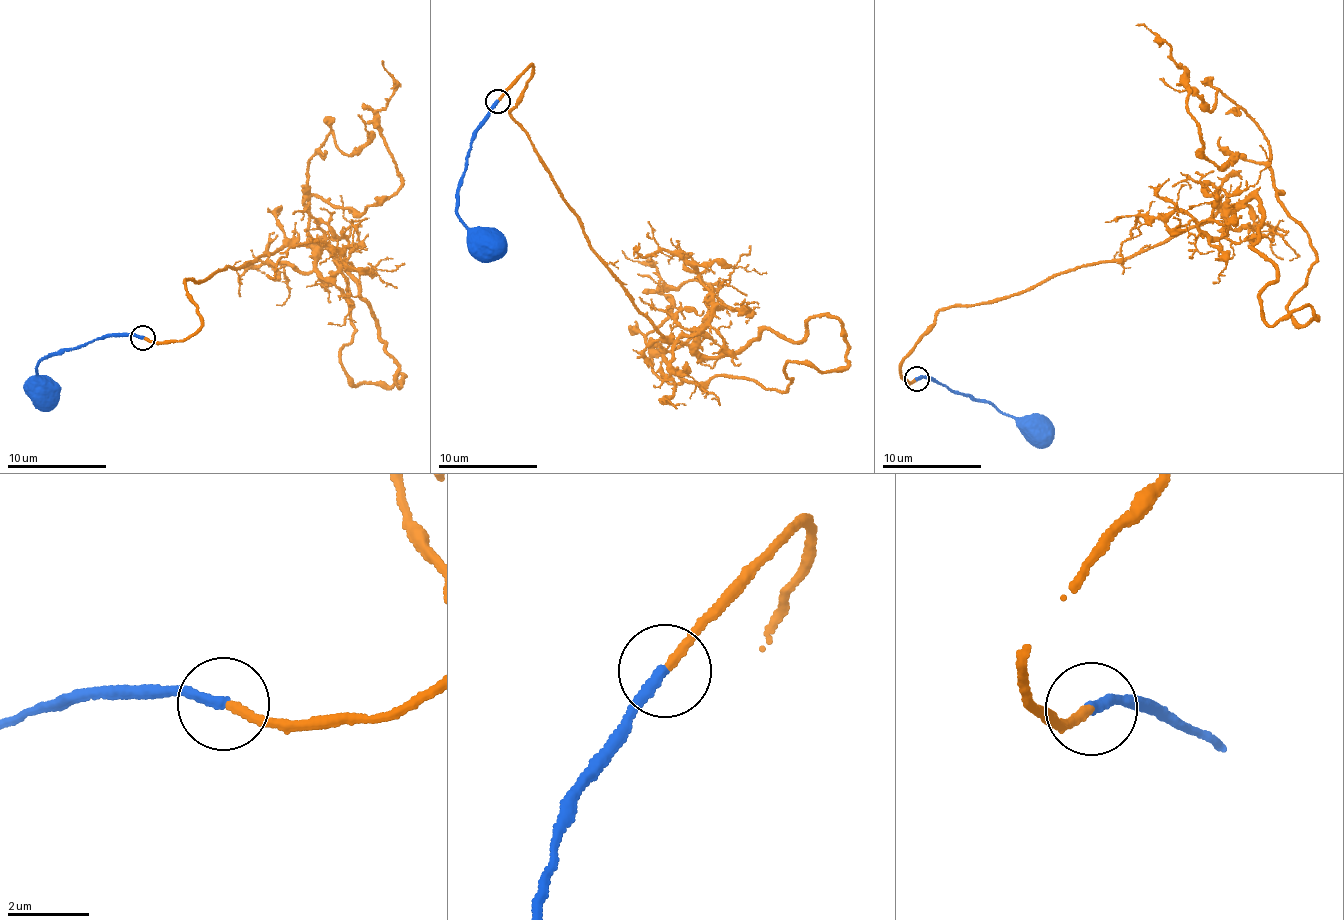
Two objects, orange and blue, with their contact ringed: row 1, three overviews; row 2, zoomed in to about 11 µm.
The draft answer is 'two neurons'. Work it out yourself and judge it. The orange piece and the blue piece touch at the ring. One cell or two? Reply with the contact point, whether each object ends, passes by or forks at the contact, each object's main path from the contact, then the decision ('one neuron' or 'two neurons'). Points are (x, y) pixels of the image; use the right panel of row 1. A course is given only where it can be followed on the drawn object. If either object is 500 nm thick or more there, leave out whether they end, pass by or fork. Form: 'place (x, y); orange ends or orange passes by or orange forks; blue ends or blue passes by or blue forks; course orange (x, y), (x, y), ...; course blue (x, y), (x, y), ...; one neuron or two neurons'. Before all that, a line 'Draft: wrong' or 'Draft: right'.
Draft: wrong
place (917, 379); orange ends; blue ends; course orange (916, 379), (944, 308), (1254, 196), (1263, 319), (1316, 319), (1274, 174), (1205, 158), (1135, 24); course blue (916, 379), (929, 377), (953, 392), (974, 396), (978, 402), (993, 403), (1032, 431); one neuron

